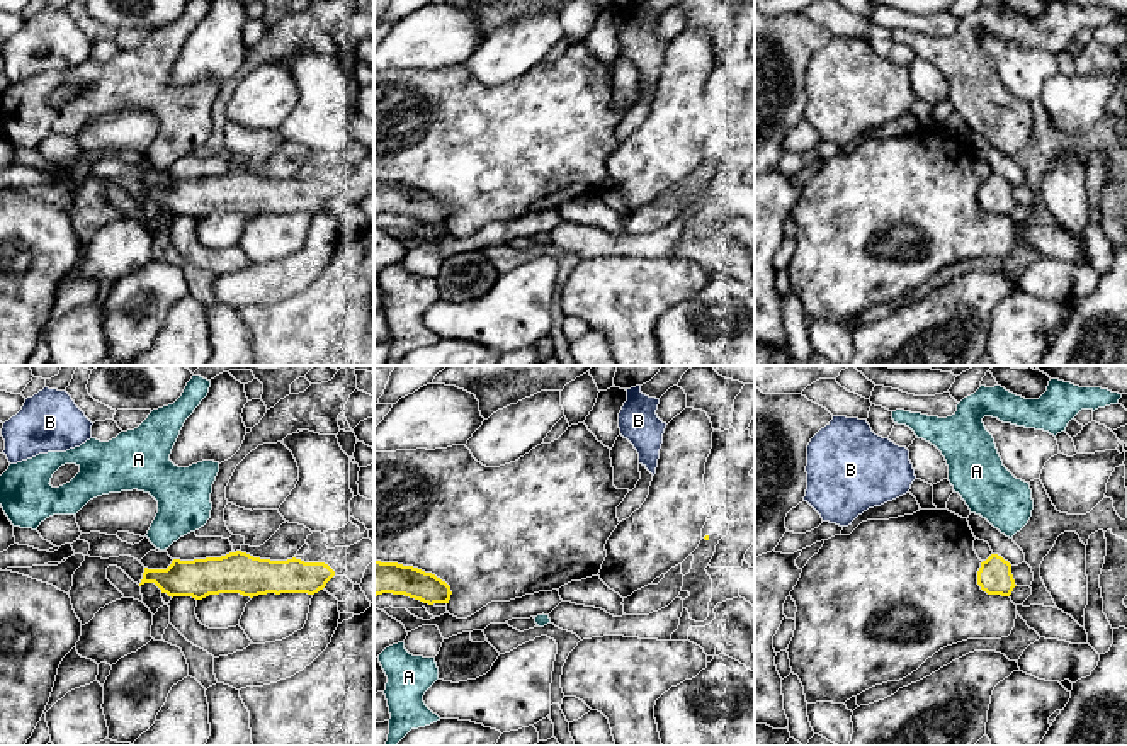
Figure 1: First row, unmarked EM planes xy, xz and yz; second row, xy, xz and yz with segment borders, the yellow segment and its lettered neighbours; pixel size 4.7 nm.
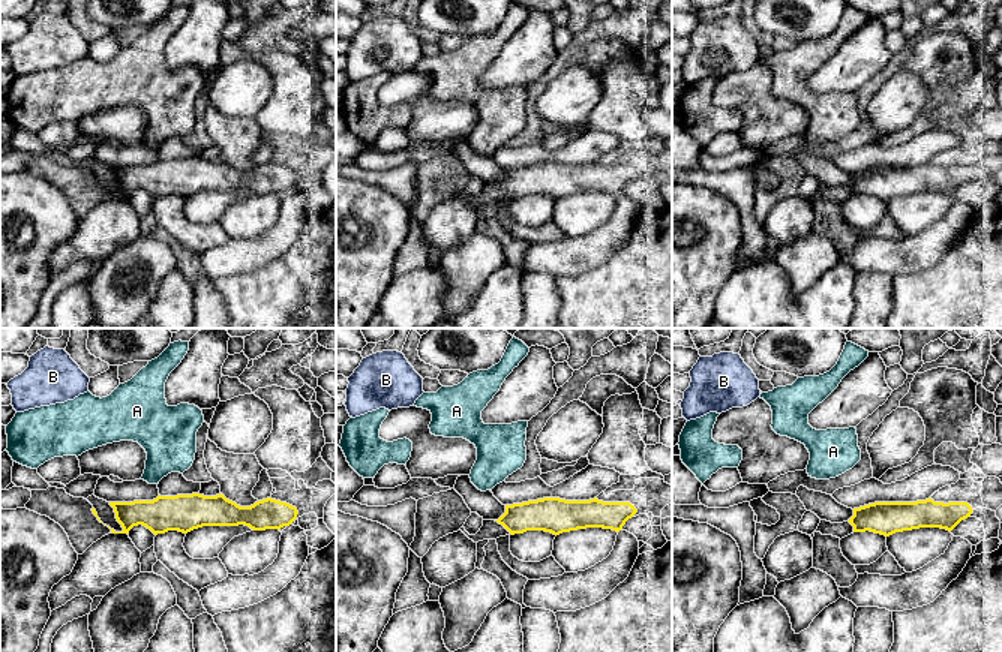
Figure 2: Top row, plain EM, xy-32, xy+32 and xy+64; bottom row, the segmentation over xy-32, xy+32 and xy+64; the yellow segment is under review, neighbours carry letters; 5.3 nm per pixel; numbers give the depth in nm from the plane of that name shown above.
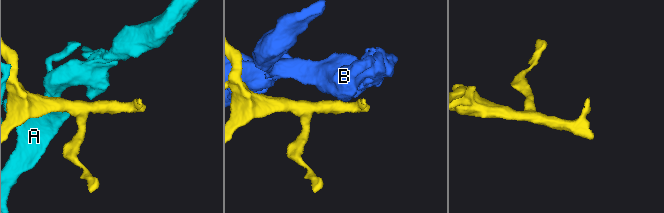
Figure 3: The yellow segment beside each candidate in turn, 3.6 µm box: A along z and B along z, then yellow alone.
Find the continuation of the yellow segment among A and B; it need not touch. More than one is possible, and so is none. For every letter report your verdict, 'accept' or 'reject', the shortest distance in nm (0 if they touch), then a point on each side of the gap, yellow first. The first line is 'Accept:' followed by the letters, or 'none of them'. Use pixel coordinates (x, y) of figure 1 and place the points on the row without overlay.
Accept: none of them
A: reject; 60 nm apart; from yellow across xy (174, 179), (167, 167)
B: reject; 380 nm apart; from yellow across xz (706, 155), (653, 94)

